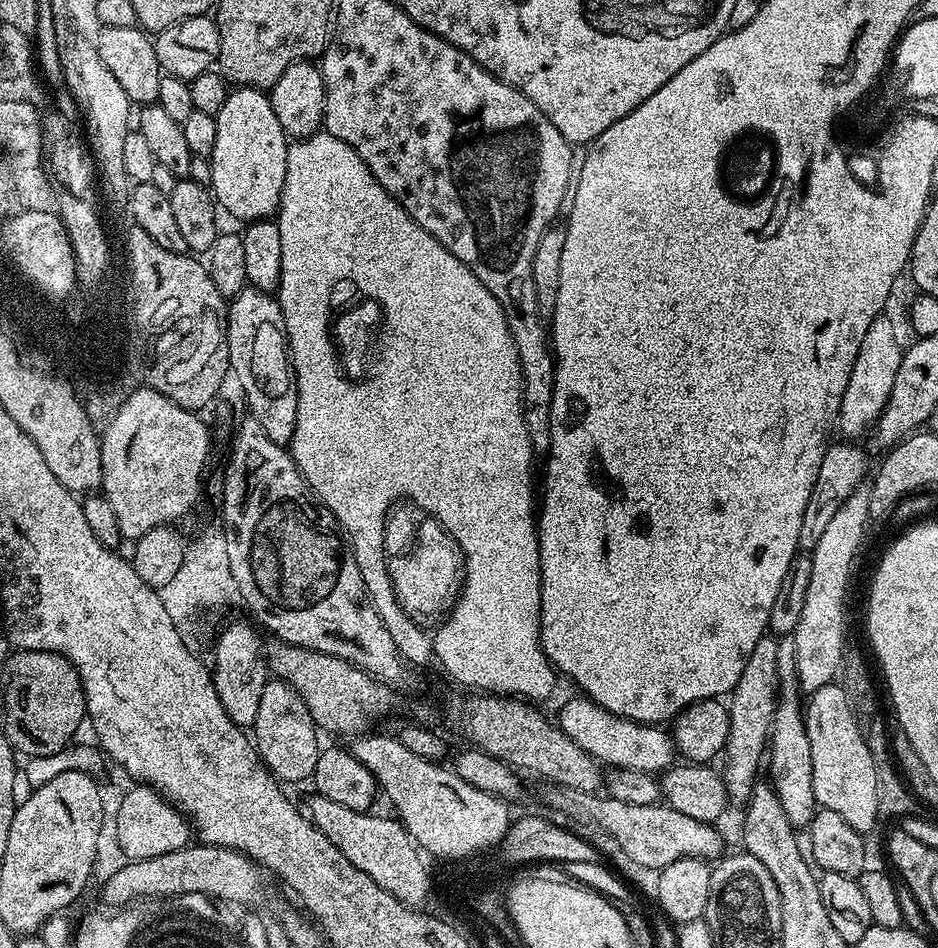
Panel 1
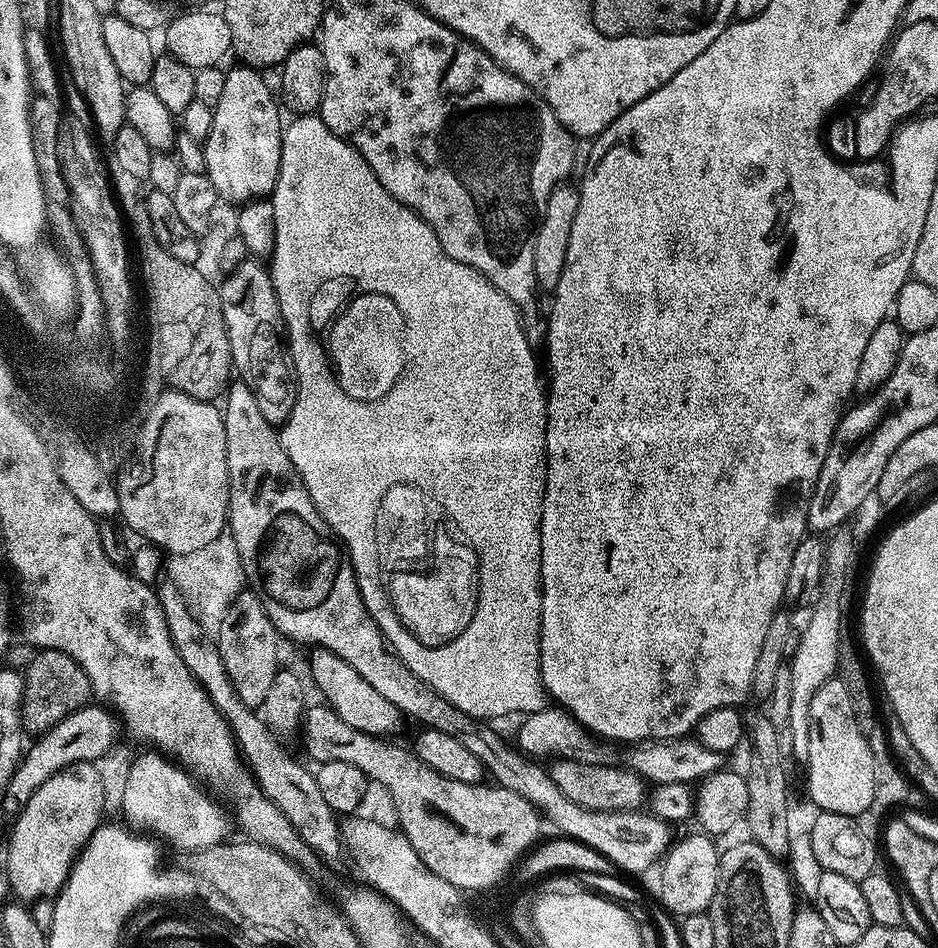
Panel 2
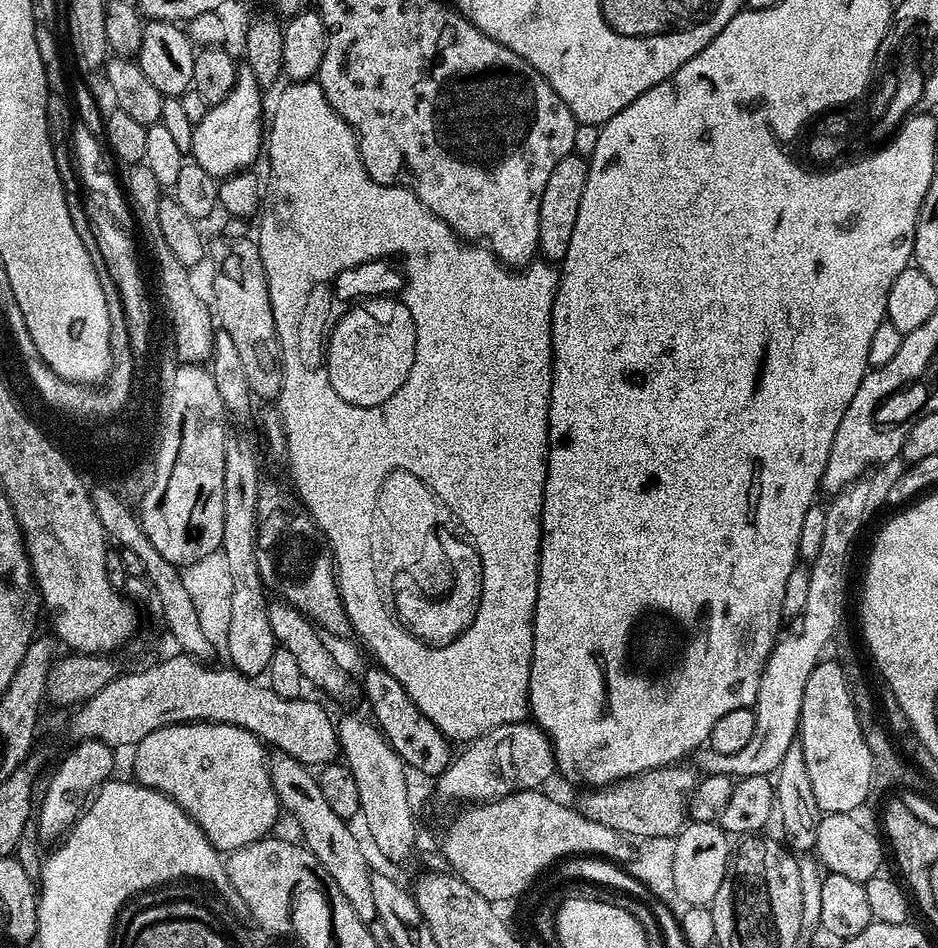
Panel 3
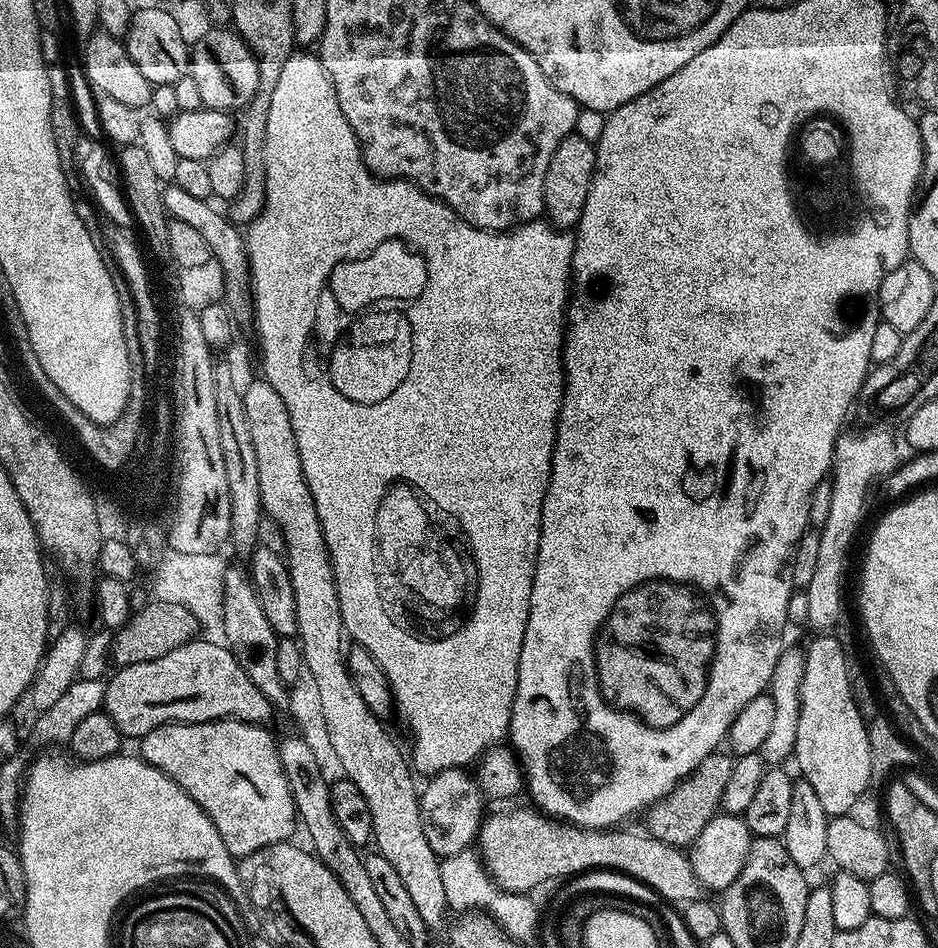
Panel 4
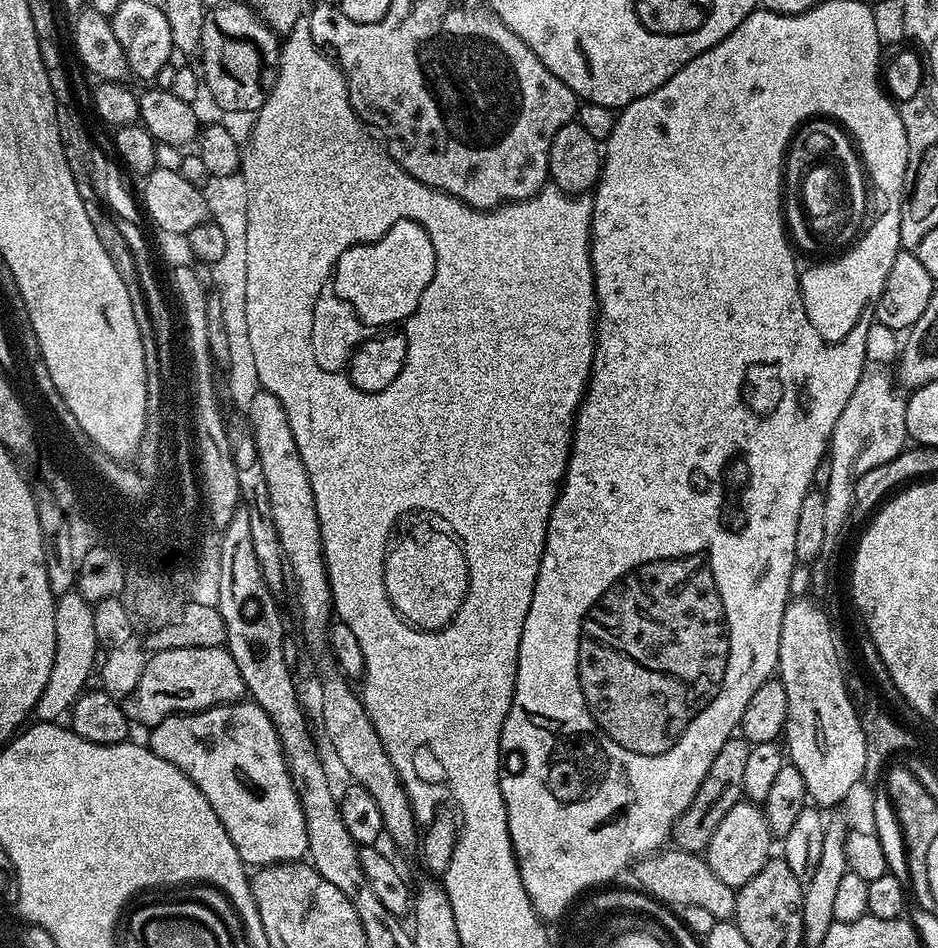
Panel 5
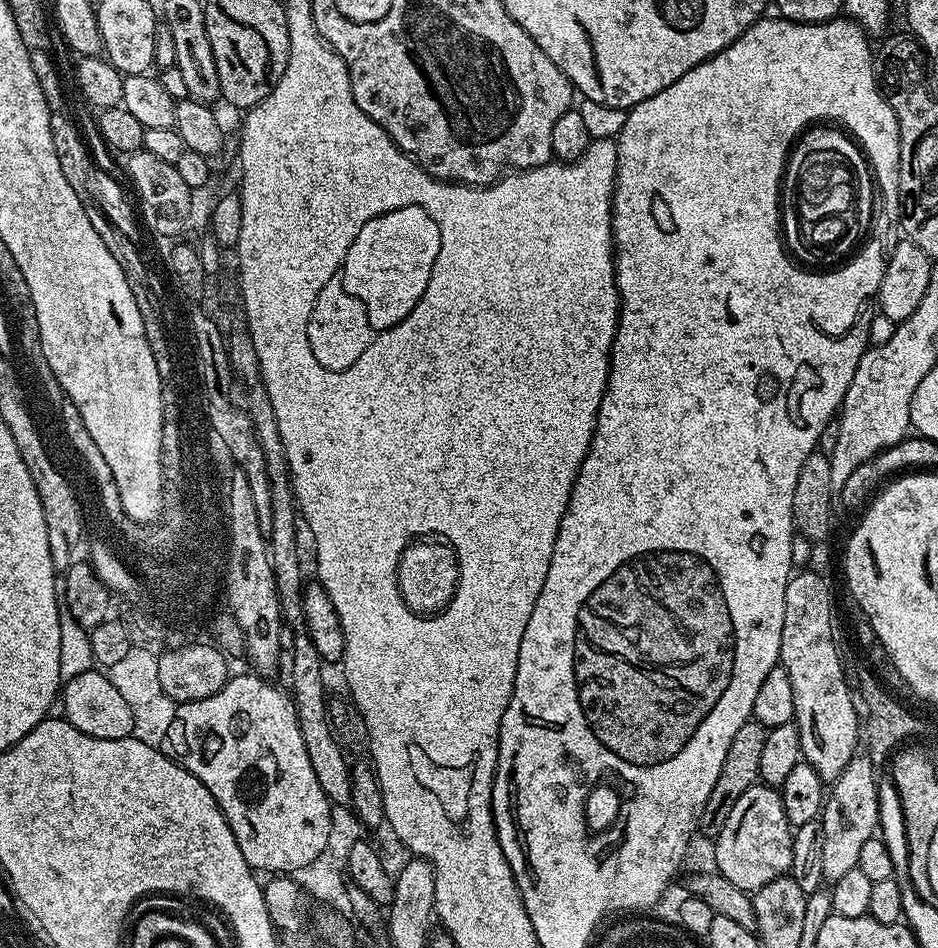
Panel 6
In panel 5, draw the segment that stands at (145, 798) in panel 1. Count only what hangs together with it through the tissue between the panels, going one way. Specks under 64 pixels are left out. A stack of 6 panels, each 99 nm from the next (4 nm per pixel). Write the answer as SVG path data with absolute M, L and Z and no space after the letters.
M253 702L244 703L167 716L151 729L147 747L178 766L206 794L245 865L303 861L308 856L306 818L288 773L288 757L266 712Z

